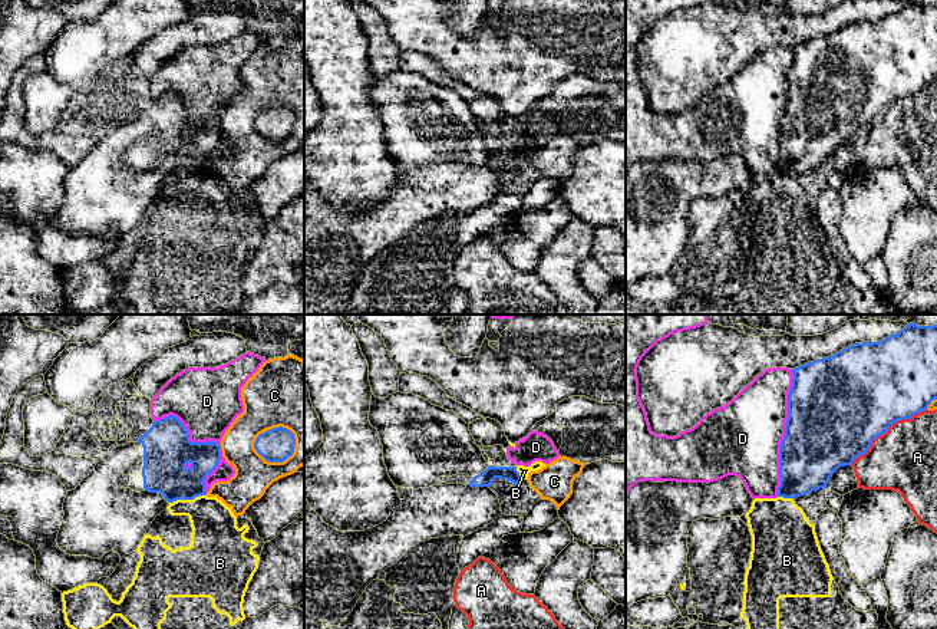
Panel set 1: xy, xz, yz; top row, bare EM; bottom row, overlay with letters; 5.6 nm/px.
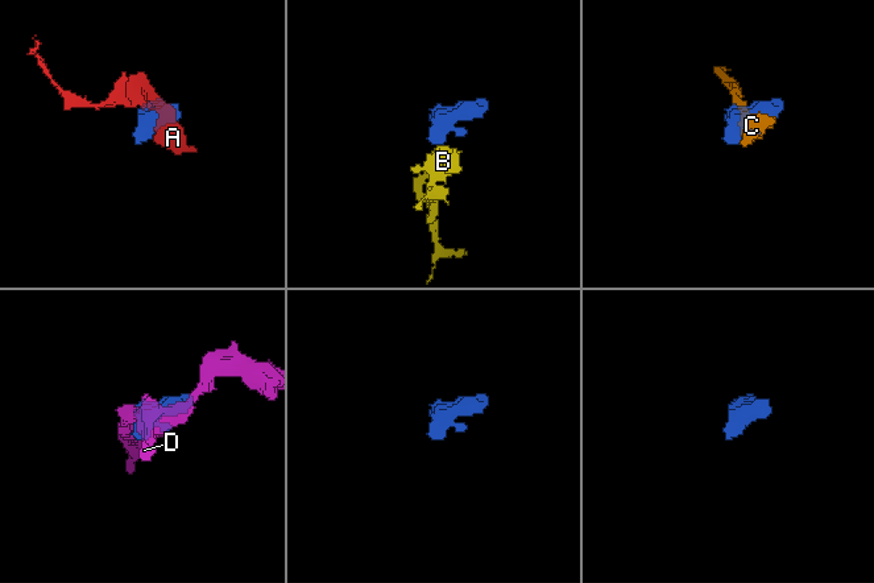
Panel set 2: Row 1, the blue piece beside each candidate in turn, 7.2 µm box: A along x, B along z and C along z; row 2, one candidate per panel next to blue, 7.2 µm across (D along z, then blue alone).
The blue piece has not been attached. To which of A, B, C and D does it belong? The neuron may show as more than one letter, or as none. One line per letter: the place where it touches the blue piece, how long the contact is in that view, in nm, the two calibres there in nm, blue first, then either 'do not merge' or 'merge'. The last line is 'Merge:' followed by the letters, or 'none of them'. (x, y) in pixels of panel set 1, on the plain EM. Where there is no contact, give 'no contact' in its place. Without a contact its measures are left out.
A: meets blue in yz at (887, 108); contact 550 nm long; 500 nm thick on the blue side, 360 nm on the other; do not merge
B: meets blue in xy at (187, 177); contact 200 nm long; 240 nm thick on the blue side, 260 nm on the other; do not merge
C: meets blue in xy at (273, 106); contact 260 nm long; 190 nm thick on the blue side, 400 nm on the other; do not merge
D: meets blue in yz at (785, 111); contact 700 nm long; 480 nm thick on the blue side, 420 nm on the other; do not merge
Merge: none of them

